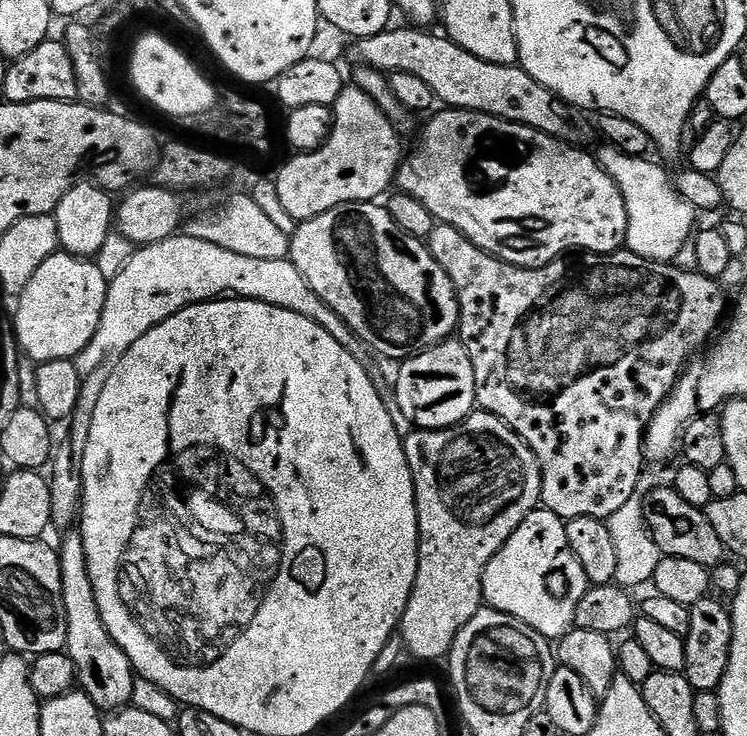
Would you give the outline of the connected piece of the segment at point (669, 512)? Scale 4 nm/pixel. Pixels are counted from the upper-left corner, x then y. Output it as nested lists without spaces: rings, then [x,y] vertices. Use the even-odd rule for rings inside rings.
[[[675,487],[656,488],[644,497],[645,518],[658,550],[664,556],[687,558],[698,562],[698,566],[709,570],[725,563],[726,549],[714,526],[710,526],[707,515],[701,509],[690,506],[686,498],[676,493]]]

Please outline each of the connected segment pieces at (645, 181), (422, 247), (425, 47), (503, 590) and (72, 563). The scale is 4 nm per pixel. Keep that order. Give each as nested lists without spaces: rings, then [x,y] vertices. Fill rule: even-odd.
[[[604,146],[598,152],[598,159],[626,202],[628,233],[624,242],[627,251],[659,264],[675,261],[682,246],[693,239],[698,212],[680,196],[673,177],[668,177],[667,170],[659,168],[652,158],[627,156],[611,146]]]
[[[376,202],[343,204],[337,208],[326,210],[326,214],[318,214],[312,220],[303,221],[290,239],[290,259],[293,266],[302,274],[302,278],[306,278],[310,290],[314,290],[314,294],[318,294],[318,298],[322,298],[322,302],[326,302],[326,306],[330,306],[330,310],[334,310],[334,314],[341,316],[348,329],[358,338],[362,338],[364,345],[375,353],[377,357],[385,356],[388,360],[403,362],[410,356],[417,356],[420,352],[433,348],[436,344],[443,344],[445,340],[449,339],[457,331],[460,323],[460,303],[446,270],[442,270],[442,266],[438,266],[438,262],[430,254],[425,241],[406,234],[396,225],[394,218],[390,218],[387,207],[381,206]]]
[[[392,26],[378,33],[377,36],[365,36],[357,39],[355,41],[356,56],[360,59],[359,63],[370,68],[377,68],[379,72],[385,74],[394,72],[415,74],[418,78],[422,78],[422,82],[426,82],[426,86],[430,86],[430,90],[434,90],[437,101],[441,105],[450,108],[465,108],[471,112],[497,116],[515,124],[525,124],[542,134],[553,136],[555,140],[577,148],[587,149],[588,143],[594,138],[597,139],[598,132],[593,121],[591,124],[590,121],[584,120],[585,113],[581,109],[575,108],[574,105],[568,104],[564,100],[554,98],[552,92],[546,90],[546,86],[542,86],[534,78],[530,78],[530,74],[525,72],[523,68],[511,64],[491,64],[466,50],[462,50],[462,46],[449,40],[447,35],[435,36],[432,30],[421,30],[416,26],[407,27],[395,28]]]
[[[543,506],[526,514],[522,526],[518,526],[498,554],[490,558],[482,586],[483,603],[487,607],[518,618],[550,642],[559,641],[561,636],[572,631],[578,602],[582,602],[590,587],[582,565],[574,558],[574,550],[570,550],[565,521]]]
[[[68,530],[63,533],[64,541],[58,544],[60,553],[60,573],[62,574],[62,606],[66,610],[66,651],[70,662],[74,662],[76,683],[79,691],[85,692],[101,710],[127,708],[133,703],[138,677],[132,669],[130,658],[110,638],[106,622],[98,610],[98,598],[94,598],[94,582],[90,582],[90,570],[86,566],[86,546],[79,531]]]

